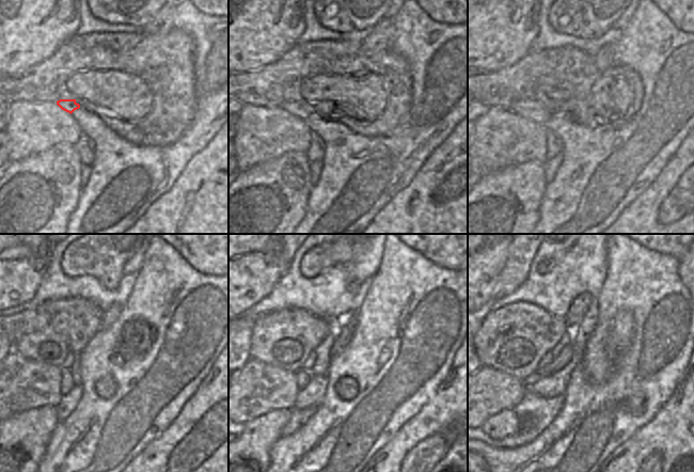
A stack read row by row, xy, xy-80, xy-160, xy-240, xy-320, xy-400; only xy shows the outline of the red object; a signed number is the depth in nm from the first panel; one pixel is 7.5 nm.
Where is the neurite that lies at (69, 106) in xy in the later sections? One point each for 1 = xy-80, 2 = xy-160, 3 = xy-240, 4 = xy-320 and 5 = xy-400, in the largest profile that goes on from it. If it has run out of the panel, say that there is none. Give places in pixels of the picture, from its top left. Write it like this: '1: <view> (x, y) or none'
1: xy-80 (303, 110)
2: xy-160 (531, 109)
3: xy-240 (48, 347)
4: xy-320 (283, 339)
5: xy-400 (513, 340)

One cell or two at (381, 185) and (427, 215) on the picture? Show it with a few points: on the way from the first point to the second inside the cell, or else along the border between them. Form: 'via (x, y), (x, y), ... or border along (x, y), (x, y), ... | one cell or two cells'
border along (413, 176), (411, 182), (378, 211) | two cells

